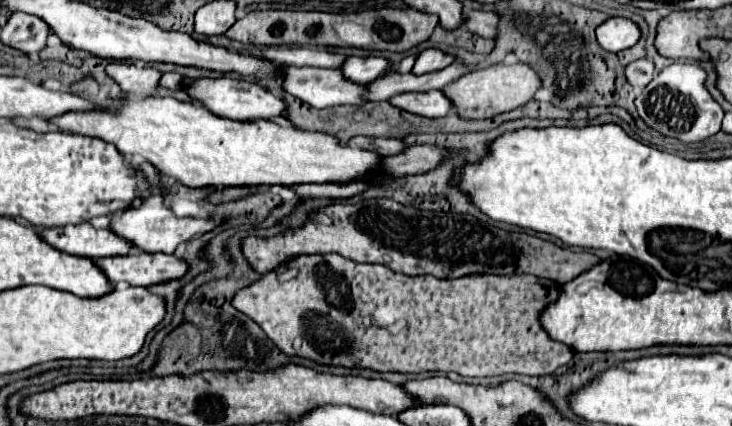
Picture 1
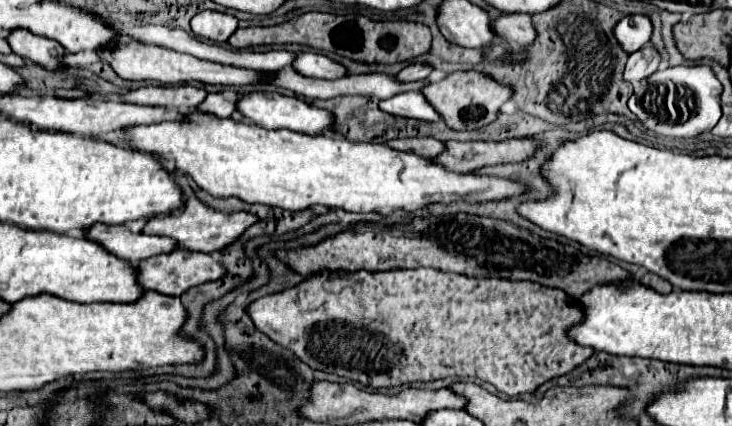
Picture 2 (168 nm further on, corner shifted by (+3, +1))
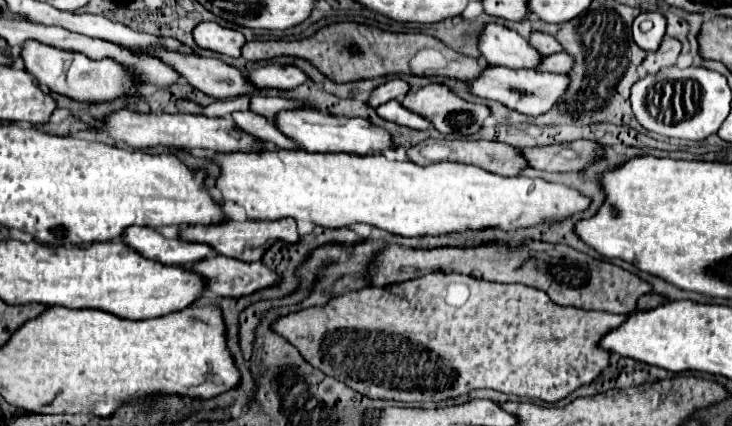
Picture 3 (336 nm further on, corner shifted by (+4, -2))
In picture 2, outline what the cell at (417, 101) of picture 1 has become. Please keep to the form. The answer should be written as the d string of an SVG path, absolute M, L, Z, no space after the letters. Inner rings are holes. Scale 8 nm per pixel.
M411 91L411 93L399 93L391 99L379 101L379 107L391 115L399 117L411 117L411 119L421 119L421 121L439 121L441 115L429 105L429 101L423 97L421 91Z

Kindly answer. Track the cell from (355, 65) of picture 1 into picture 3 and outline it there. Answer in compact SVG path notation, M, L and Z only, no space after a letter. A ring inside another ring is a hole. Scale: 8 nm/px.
M268 64L252 70L246 74L246 80L250 84L256 84L258 90L290 90L306 82L306 74L296 66L278 66Z

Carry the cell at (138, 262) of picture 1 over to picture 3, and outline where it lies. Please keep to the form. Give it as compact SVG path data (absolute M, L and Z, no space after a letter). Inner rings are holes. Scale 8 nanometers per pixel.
M218 253L206 256L206 260L196 262L190 268L194 272L200 272L210 282L208 290L216 296L250 296L258 290L278 286L282 282L282 276L270 270L260 260L242 262Z

